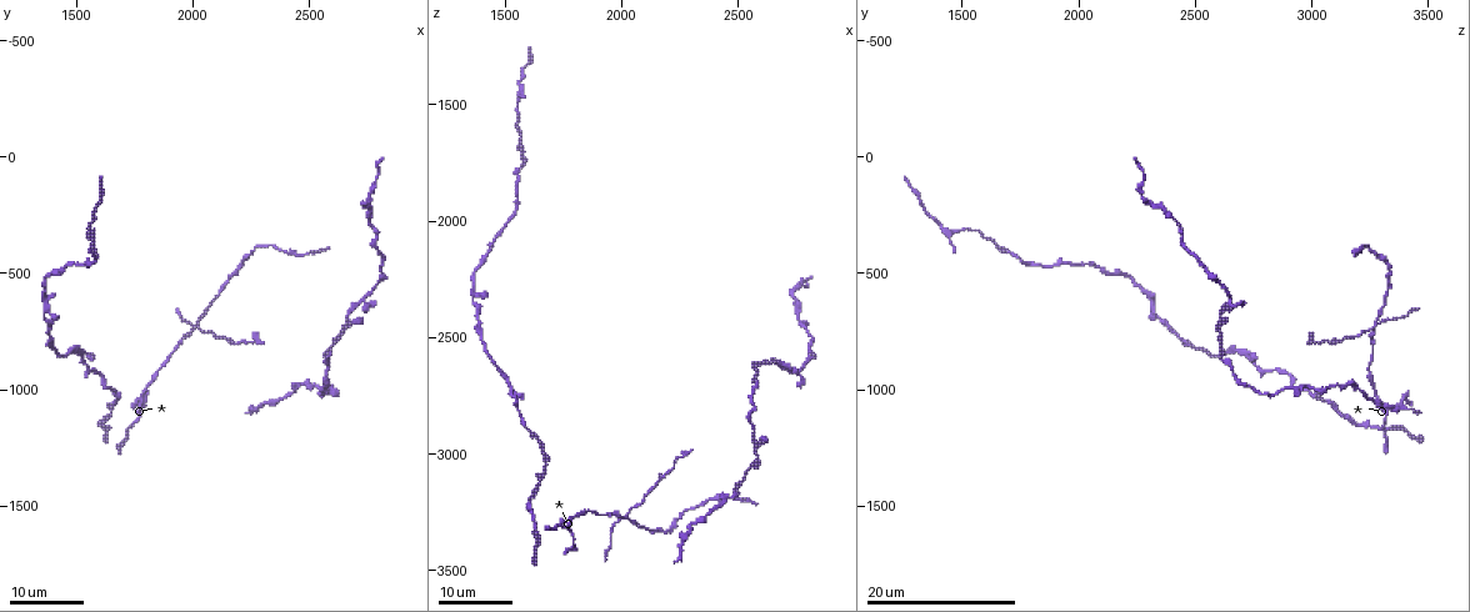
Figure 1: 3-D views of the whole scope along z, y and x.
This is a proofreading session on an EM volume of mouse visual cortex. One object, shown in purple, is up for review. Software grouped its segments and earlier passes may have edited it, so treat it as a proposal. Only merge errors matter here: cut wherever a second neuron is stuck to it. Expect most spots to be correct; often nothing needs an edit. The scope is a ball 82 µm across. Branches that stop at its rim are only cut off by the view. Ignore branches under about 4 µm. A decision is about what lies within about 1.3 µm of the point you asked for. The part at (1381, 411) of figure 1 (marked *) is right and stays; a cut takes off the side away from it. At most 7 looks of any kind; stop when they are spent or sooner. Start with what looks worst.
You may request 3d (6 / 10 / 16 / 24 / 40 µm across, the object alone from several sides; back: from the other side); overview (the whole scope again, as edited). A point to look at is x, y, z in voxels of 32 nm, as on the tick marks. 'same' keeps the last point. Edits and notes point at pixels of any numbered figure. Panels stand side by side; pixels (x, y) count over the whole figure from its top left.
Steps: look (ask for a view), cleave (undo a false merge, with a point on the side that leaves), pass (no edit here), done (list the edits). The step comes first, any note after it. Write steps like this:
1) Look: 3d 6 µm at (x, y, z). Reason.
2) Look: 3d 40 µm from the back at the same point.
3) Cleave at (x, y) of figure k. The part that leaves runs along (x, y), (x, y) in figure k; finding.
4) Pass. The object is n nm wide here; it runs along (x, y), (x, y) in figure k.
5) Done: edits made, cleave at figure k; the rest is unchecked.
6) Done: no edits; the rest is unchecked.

Look: 3d 24 µm at (2020, 740, 3270). Small branch off a trunk.

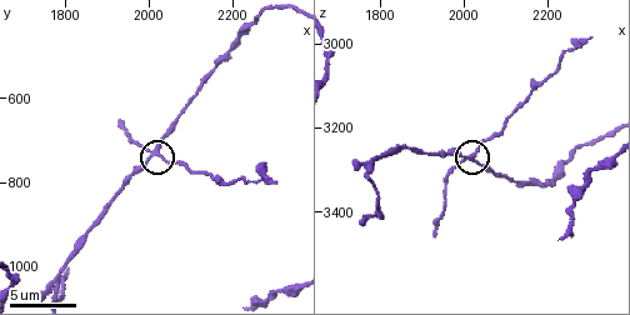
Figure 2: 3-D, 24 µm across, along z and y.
Look: 3d 10 µm at (2020, 730, 3265). Closer look.

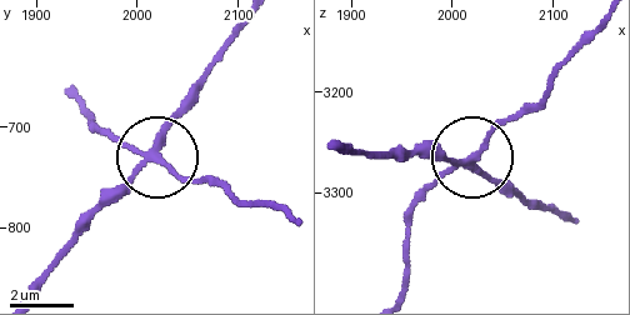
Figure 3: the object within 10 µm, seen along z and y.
Cleave at (178, 178) of figure 3. The object is 180 nm wide here; the part that leaves runs along (150, 159), (188, 180), (293, 213) in figure 3; two neurons meet here.

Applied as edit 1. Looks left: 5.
Look: 3d 24 µm at (1570, 290, 1410). Thick turns thin.

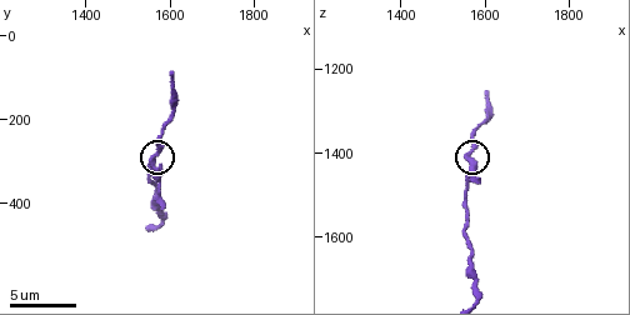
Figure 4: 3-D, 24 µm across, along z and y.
Look: 3d 6 µm at (1565, 300, 1415).

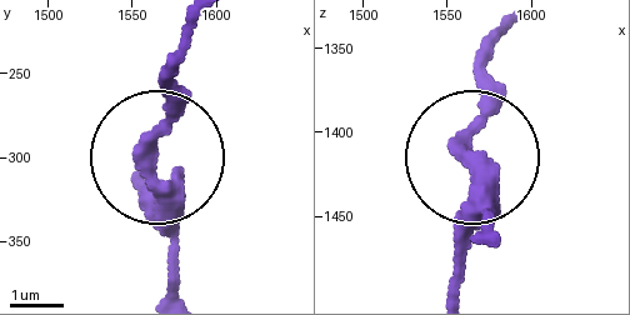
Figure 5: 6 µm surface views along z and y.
Pass. It runs along (139, 179), (165, 184), (151, 144), (188, 40) in figure 5; all the same neuron.

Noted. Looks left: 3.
Look: 3d 16 µm at (2730, 620, 2650). Looks like a crossing.

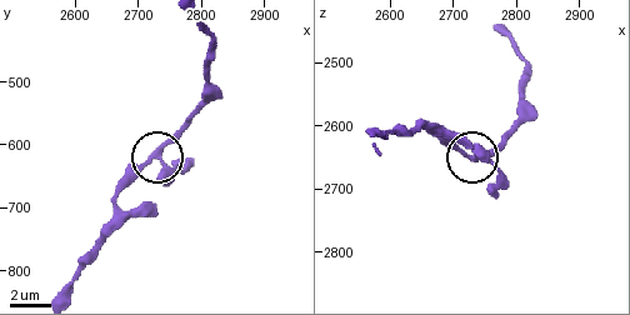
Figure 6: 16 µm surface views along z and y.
Look: 3d 6 µm at (2730, 615, 2650).

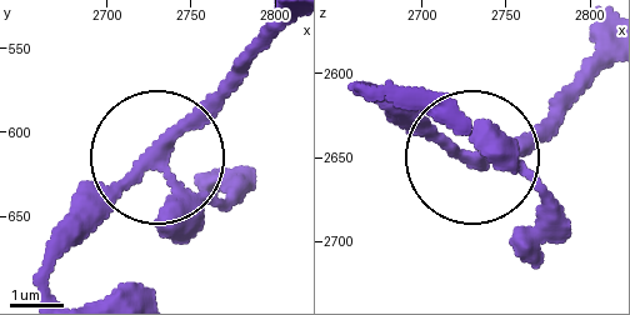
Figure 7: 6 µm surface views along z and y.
Pass. The object is 250 nm wide here; it runs along (36, 286), (144, 165), (246, 193) in figure 7; all the same neuron.

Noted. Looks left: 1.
Done: edits made, cleave at figure 3; the rest is unchecked.

